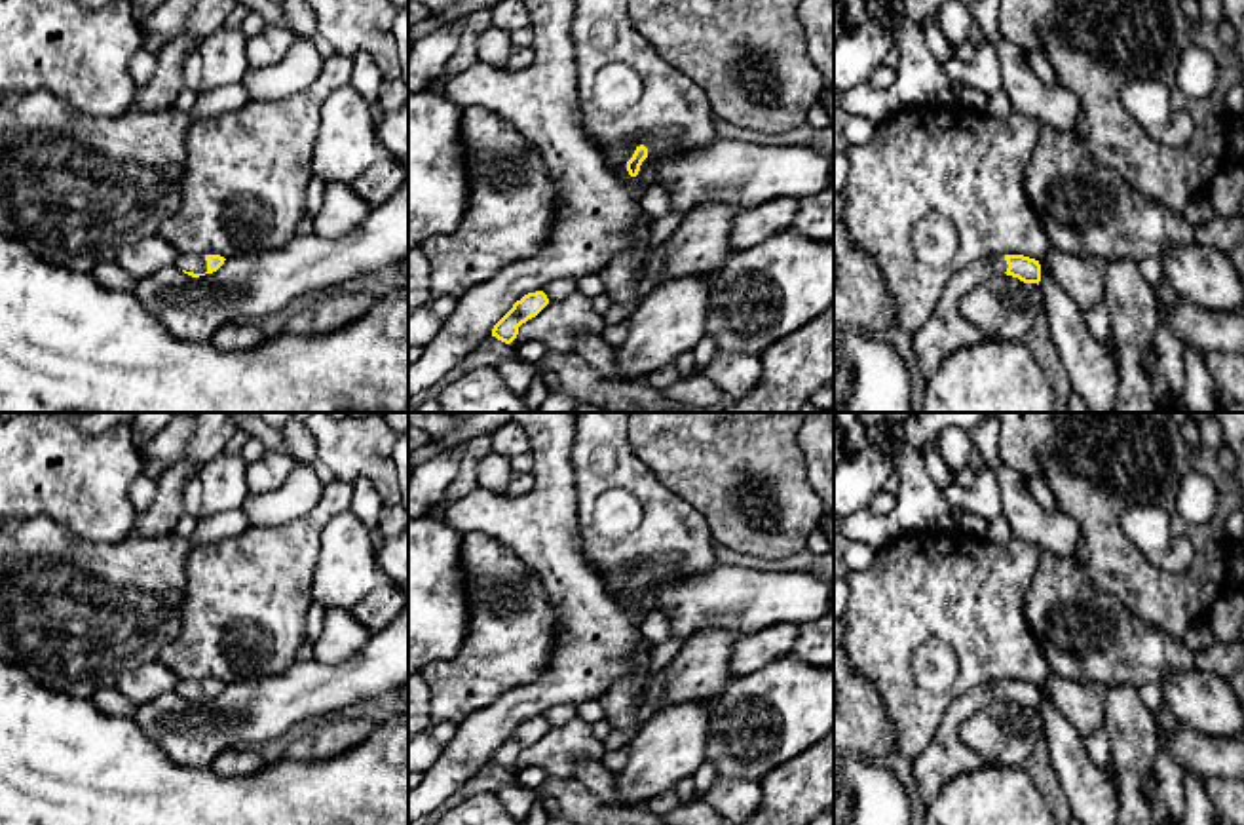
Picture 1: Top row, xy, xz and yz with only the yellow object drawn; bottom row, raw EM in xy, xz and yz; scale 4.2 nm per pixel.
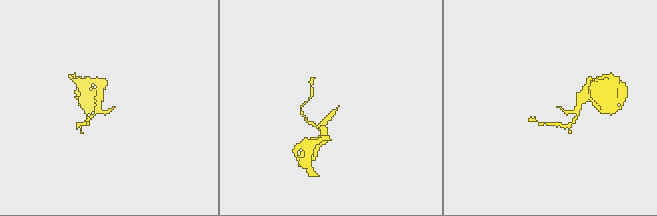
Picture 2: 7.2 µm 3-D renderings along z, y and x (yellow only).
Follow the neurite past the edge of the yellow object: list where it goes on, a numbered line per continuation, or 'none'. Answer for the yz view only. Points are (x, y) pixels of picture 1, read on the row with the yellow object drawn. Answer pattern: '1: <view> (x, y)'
1: yz (946, 331)

